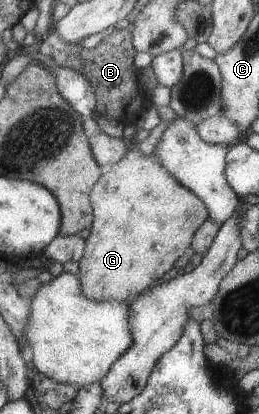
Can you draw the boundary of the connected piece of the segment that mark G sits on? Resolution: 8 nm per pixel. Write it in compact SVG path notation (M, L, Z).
M134 147L128 149L128 152L126 152L118 162L104 169L100 178L92 185L91 192L89 193L89 201L92 208L93 220L89 226L89 234L86 239L83 240L84 250L82 256L80 256L80 260L77 261L78 272L76 272L75 277L78 278L78 282L80 283L82 296L88 298L88 300L95 300L96 302L102 302L102 300L118 300L118 302L126 303L130 296L140 295L145 288L167 277L173 272L176 259L180 258L180 255L189 249L191 238L194 232L196 232L196 228L198 228L206 218L209 218L204 202L193 192L190 192L183 184L178 184L178 182L174 180L174 176L168 174L168 172L160 166L160 162L156 160L156 154L150 153L146 156L146 154L140 154Z

